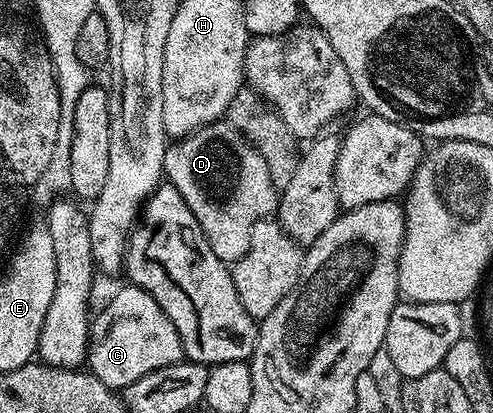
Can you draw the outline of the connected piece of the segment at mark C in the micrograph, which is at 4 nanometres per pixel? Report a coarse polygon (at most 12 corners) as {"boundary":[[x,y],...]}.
{"boundary":[[126,285],[94,316],[89,370],[133,385],[184,358],[165,309]]}

